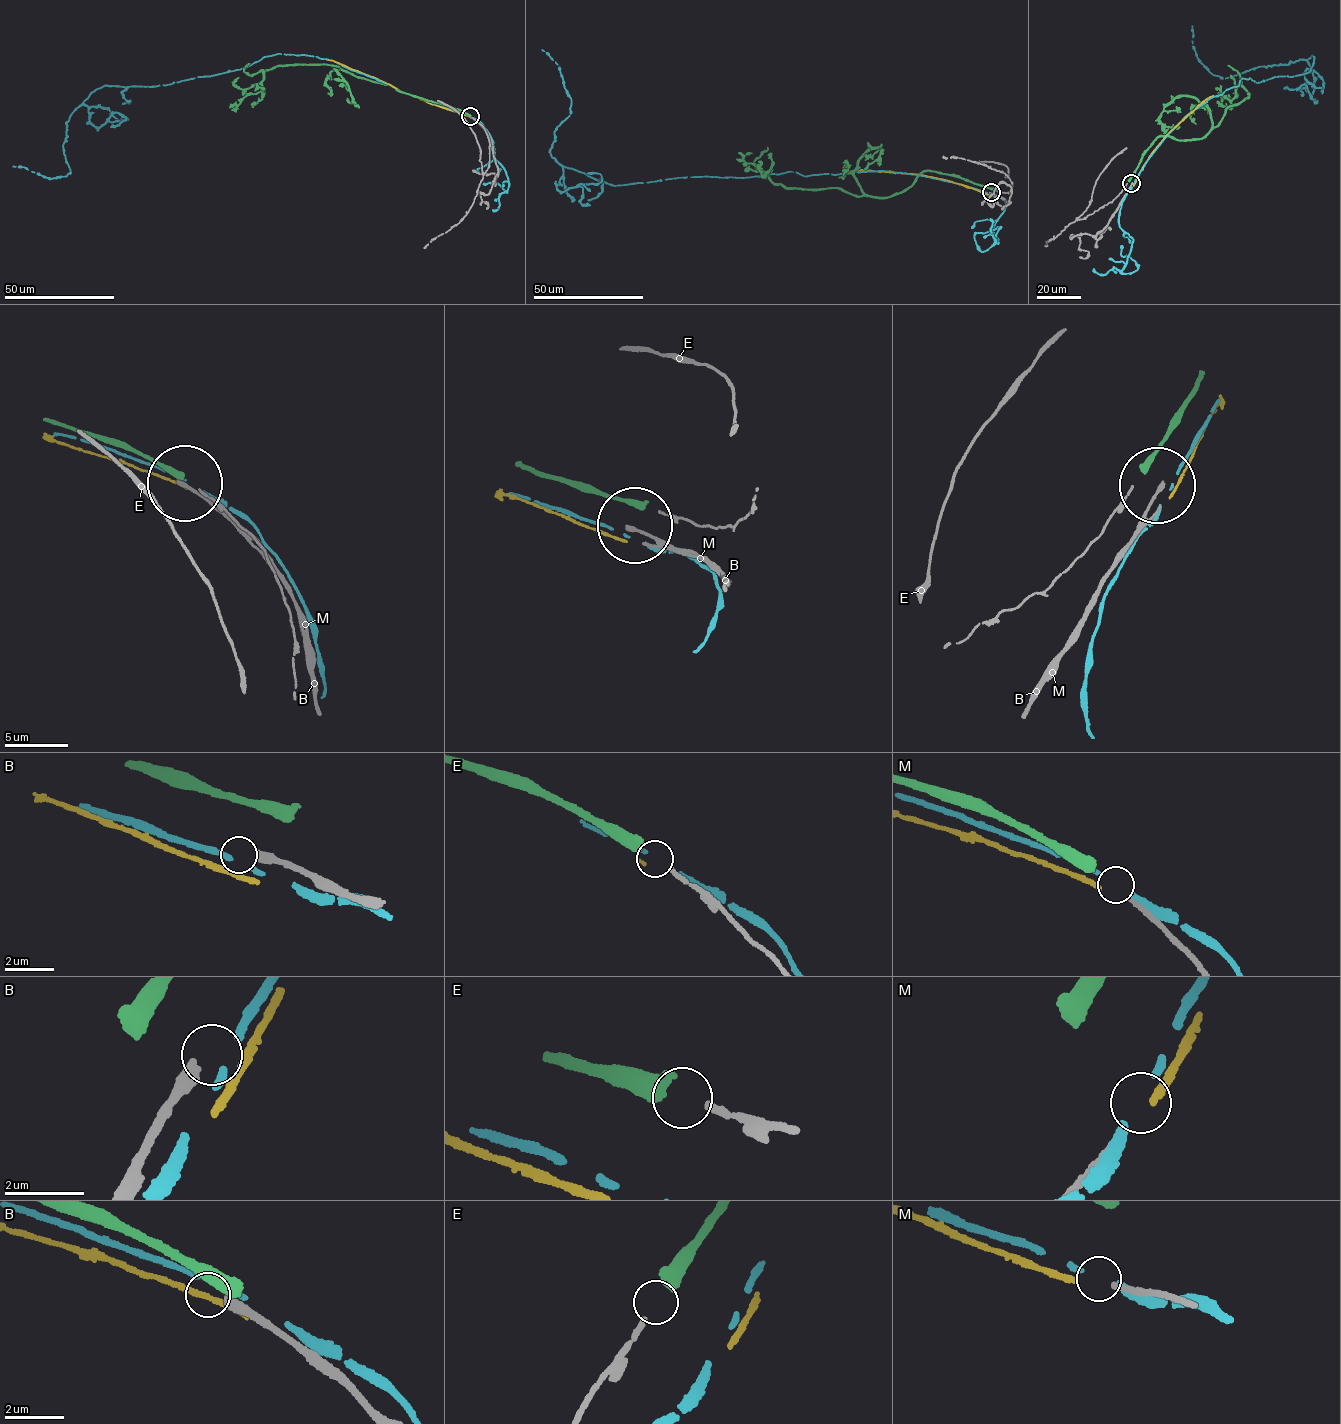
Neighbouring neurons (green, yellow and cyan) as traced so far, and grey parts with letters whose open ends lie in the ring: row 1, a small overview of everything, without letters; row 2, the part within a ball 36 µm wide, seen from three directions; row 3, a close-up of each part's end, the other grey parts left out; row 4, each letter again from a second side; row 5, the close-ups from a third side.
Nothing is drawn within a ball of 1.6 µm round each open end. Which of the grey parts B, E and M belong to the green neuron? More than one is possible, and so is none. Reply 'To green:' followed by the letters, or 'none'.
To green: none

